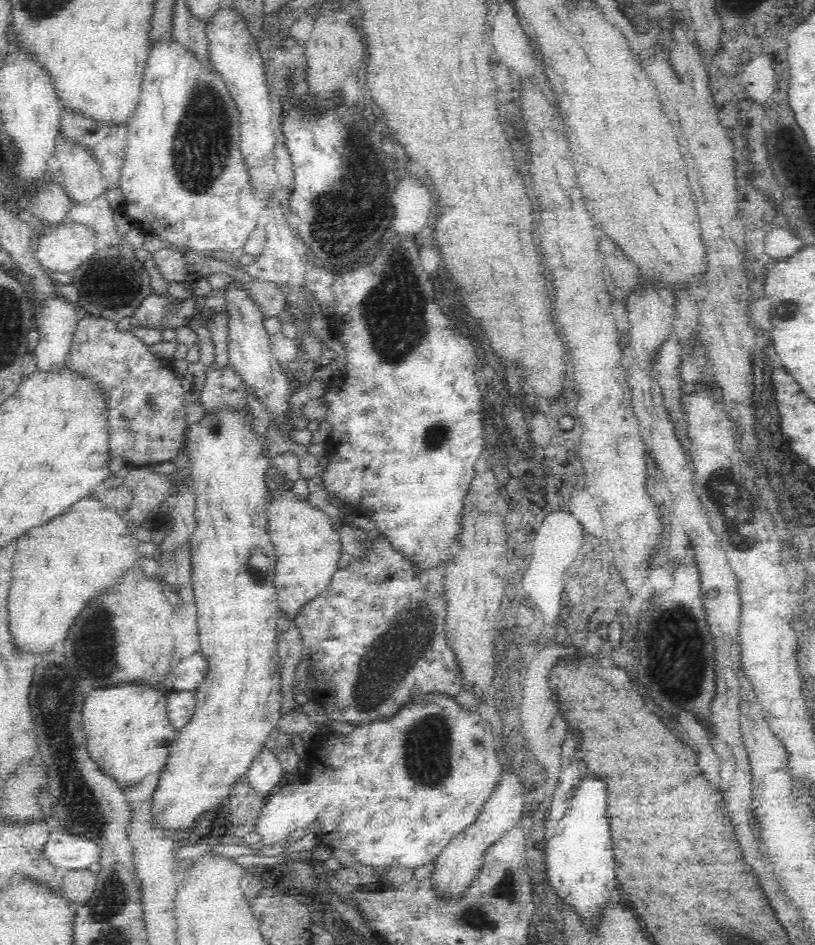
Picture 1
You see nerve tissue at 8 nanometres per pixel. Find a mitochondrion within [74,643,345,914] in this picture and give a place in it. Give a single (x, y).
(111, 891)

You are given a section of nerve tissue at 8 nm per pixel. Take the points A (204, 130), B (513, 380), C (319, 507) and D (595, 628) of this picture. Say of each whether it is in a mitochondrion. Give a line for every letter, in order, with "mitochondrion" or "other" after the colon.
A: mitochondrion
B: other
C: other
D: other

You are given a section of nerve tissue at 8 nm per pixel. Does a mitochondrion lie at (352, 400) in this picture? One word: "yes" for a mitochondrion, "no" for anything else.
no

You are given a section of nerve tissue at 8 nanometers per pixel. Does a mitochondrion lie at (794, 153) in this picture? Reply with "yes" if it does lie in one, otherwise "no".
no

